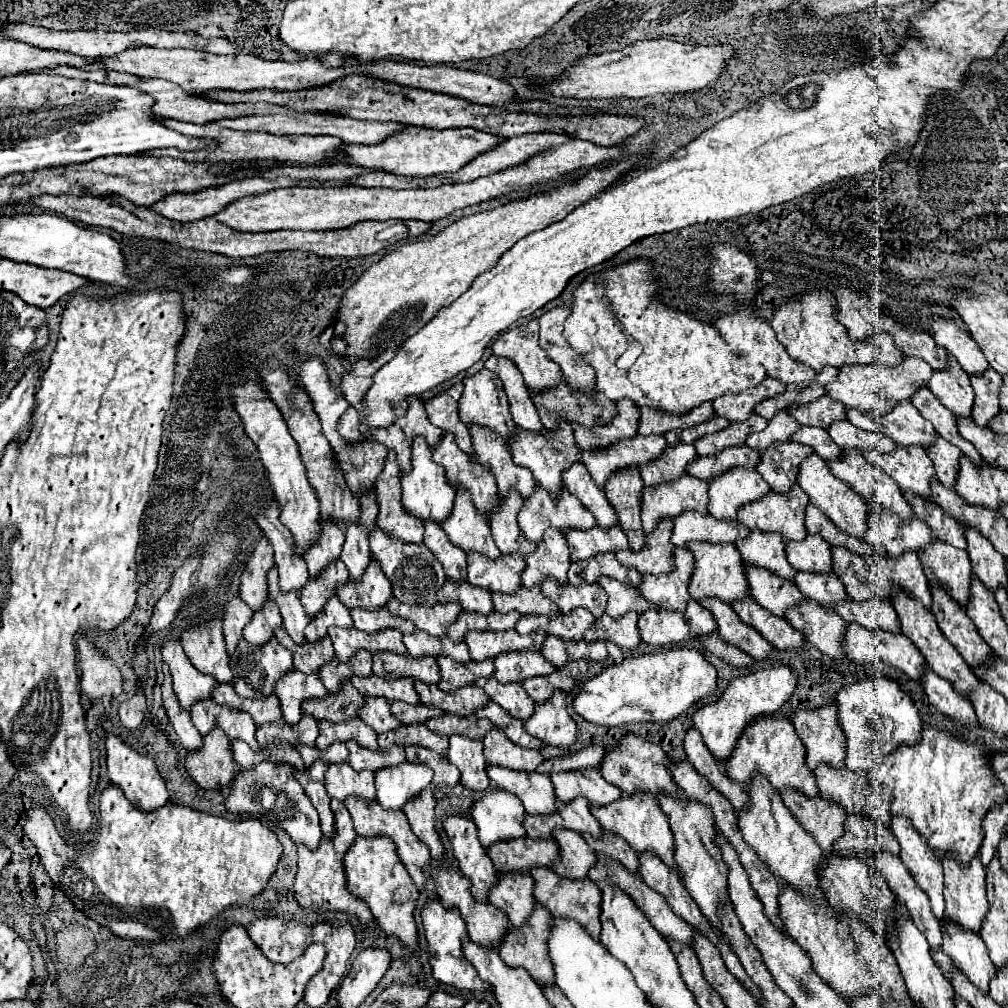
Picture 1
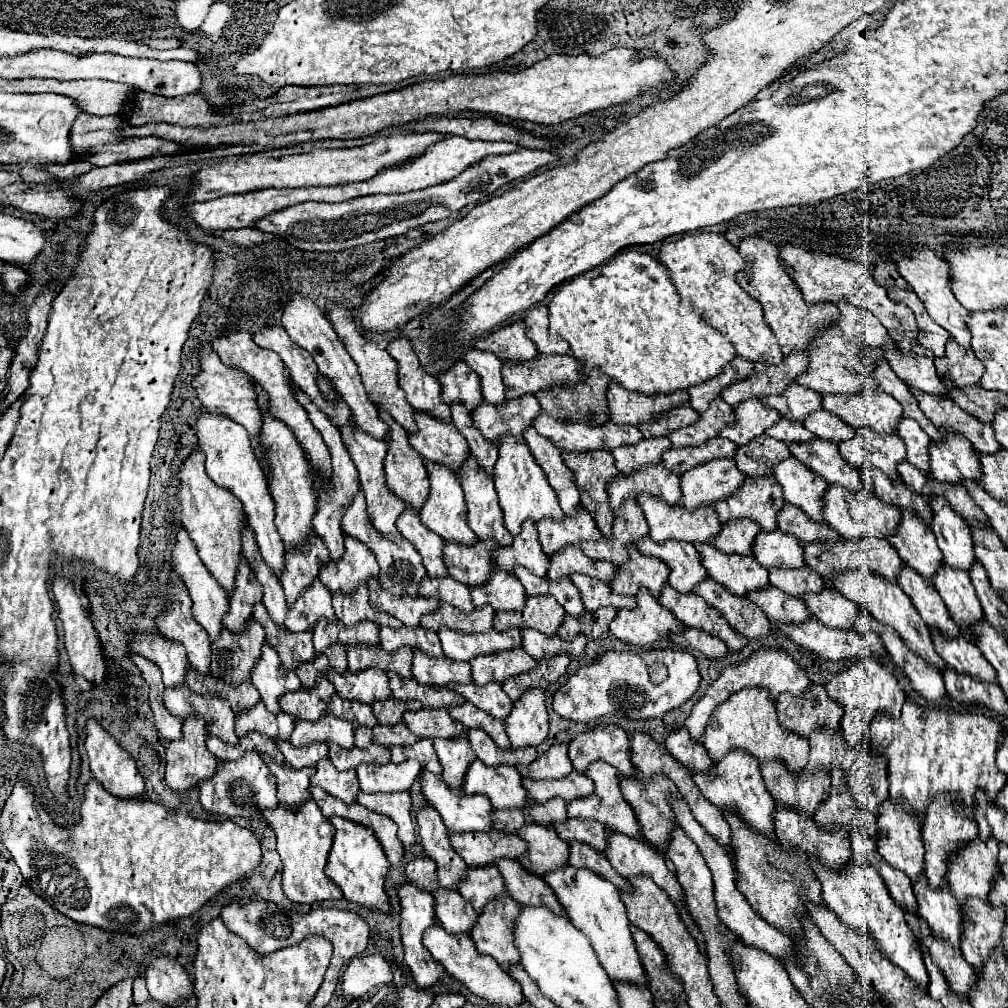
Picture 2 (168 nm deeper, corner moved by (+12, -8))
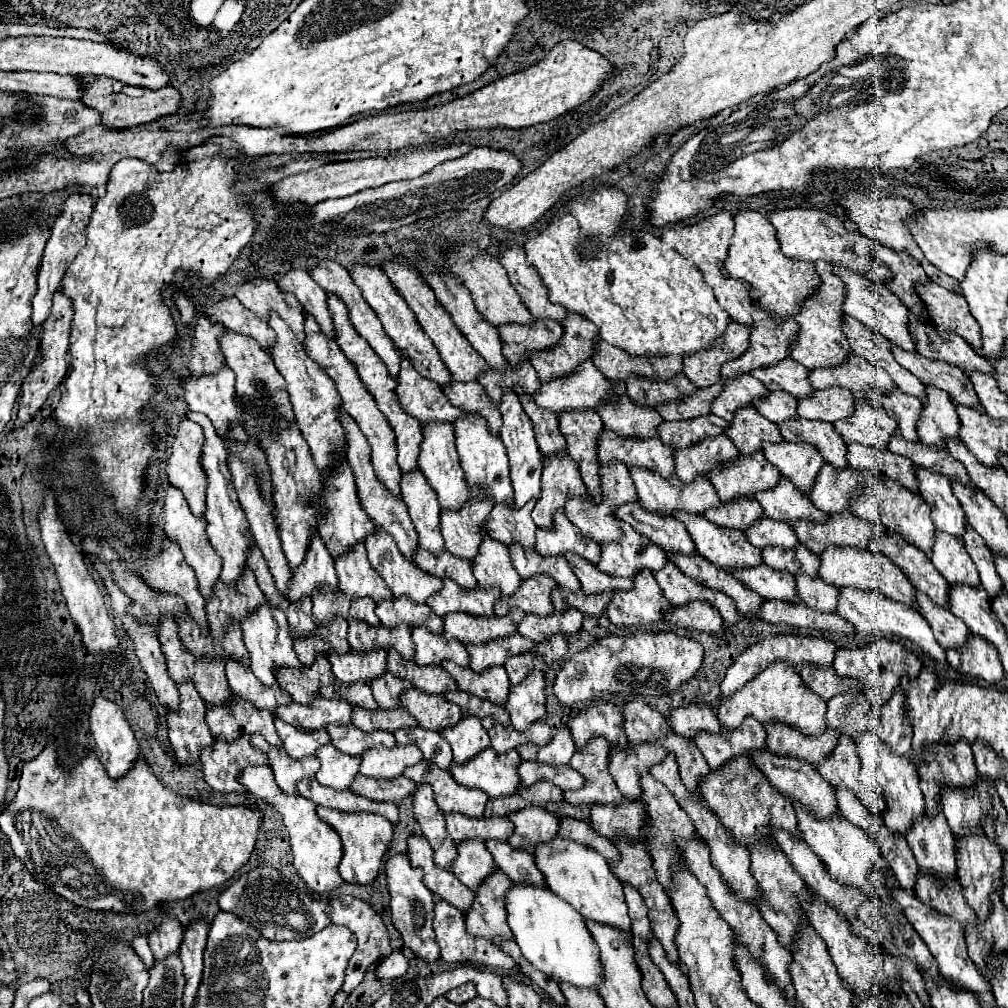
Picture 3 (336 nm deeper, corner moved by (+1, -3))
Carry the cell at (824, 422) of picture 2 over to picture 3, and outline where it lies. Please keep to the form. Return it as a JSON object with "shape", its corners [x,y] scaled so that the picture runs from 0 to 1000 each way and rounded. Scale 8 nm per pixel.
{"shape":[[[822,384],[816,388],[807,388],[807,392],[791,398],[791,412],[799,416],[813,416],[828,420],[846,410],[848,396],[844,388],[836,384]]]}

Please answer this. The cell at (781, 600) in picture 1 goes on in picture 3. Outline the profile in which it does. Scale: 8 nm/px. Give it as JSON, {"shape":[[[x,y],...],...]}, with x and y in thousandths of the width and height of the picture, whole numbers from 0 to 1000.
{"shape":[[[668,507],[668,513],[674,515],[684,527],[689,545],[695,553],[703,555],[707,561],[717,564],[727,563],[749,563],[755,557],[755,545],[741,539],[735,527],[723,527],[703,519],[695,511]]]}

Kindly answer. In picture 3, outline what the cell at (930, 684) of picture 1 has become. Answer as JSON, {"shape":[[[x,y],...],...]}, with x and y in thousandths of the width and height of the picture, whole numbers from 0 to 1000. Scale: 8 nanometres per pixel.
{"shape":[[[834,582],[832,584],[832,598],[830,598],[830,606],[832,612],[836,612],[838,616],[846,618],[848,626],[862,630],[864,626],[874,626],[874,628],[886,628],[888,632],[894,634],[902,634],[906,636],[914,646],[922,648],[924,654],[932,660],[938,660],[938,646],[932,642],[932,638],[926,632],[924,622],[918,618],[918,614],[914,614],[914,610],[910,606],[906,606],[904,602],[898,602],[892,596],[886,596],[882,592],[878,592],[874,586],[862,586],[862,584],[848,584],[848,582]]]}

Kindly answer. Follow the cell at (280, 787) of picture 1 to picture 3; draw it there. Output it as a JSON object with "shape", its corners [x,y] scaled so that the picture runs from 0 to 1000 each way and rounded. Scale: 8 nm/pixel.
{"shape":[[[239,729],[231,737],[213,731],[211,739],[199,745],[201,773],[217,787],[245,787],[239,777],[235,777],[235,767],[245,759],[265,759],[263,749],[249,741],[247,729]]]}

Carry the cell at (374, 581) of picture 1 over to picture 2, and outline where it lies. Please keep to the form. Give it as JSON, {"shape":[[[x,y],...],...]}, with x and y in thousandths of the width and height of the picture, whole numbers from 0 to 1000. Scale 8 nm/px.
{"shape":[[[343,532],[341,542],[343,542],[341,554],[335,558],[327,556],[327,560],[323,563],[319,563],[315,573],[329,589],[337,587],[343,591],[343,589],[353,587],[359,577],[373,573],[375,560],[373,560],[369,548],[357,536]]]}

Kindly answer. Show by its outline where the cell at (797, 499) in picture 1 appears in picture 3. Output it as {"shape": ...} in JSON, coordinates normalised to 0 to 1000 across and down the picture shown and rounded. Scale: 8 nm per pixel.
{"shape":[[[755,447],[733,451],[731,455],[705,465],[703,477],[711,485],[713,495],[725,497],[729,493],[747,493],[751,487],[763,487],[771,481],[775,469],[763,461]]]}

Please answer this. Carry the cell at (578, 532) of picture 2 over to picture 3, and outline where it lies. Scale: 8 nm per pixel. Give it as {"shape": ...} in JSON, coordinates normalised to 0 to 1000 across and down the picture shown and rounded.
{"shape":[[[559,447],[549,451],[539,451],[537,469],[537,493],[527,507],[533,523],[549,521],[549,507],[561,503],[564,491],[582,491],[582,483],[574,473],[572,459]]]}

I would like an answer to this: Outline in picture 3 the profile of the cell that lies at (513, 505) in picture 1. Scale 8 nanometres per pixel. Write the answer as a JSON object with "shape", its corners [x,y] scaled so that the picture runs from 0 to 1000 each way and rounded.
{"shape":[[[461,410],[459,414],[451,416],[449,422],[451,422],[451,441],[453,441],[457,465],[461,467],[461,475],[463,475],[465,483],[469,487],[473,487],[475,481],[479,481],[487,489],[491,499],[507,501],[509,483],[507,483],[507,475],[505,475],[505,455],[503,455],[497,436],[489,434],[485,430],[485,422],[483,422],[481,414],[473,412],[473,410]]]}

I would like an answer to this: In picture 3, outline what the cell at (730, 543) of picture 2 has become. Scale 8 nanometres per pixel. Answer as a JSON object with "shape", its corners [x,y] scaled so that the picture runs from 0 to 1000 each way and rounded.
{"shape":[[[743,493],[743,495],[727,495],[723,499],[715,499],[713,503],[705,503],[697,509],[697,513],[715,523],[739,527],[745,523],[745,519],[757,513],[757,507],[755,501],[747,493]]]}

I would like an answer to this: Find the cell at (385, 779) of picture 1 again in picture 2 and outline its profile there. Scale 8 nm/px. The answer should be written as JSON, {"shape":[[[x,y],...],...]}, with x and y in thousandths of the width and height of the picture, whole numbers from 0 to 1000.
{"shape":[[[403,754],[399,758],[359,758],[353,762],[355,774],[357,774],[357,784],[359,786],[379,786],[379,788],[389,788],[389,786],[401,786],[407,784],[409,778],[415,774],[415,768],[419,766],[415,754]]]}

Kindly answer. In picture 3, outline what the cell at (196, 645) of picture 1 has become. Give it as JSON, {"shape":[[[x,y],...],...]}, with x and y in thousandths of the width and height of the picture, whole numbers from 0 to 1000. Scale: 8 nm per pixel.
{"shape":[[[162,535],[158,551],[146,559],[140,572],[152,584],[170,586],[170,588],[182,592],[189,612],[197,618],[199,626],[201,628],[207,626],[203,594],[197,588],[193,566],[189,561],[186,561],[186,557],[174,537]]]}

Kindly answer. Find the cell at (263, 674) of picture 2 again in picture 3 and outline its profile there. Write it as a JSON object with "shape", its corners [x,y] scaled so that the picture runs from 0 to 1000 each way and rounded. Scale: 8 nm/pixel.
{"shape":[[[261,598],[259,602],[255,602],[255,606],[251,606],[239,616],[239,624],[241,624],[243,642],[249,654],[249,666],[263,682],[269,682],[273,678],[275,662],[299,662],[299,656],[291,646],[291,634],[287,630],[283,608],[277,602],[271,602],[269,598]]]}

